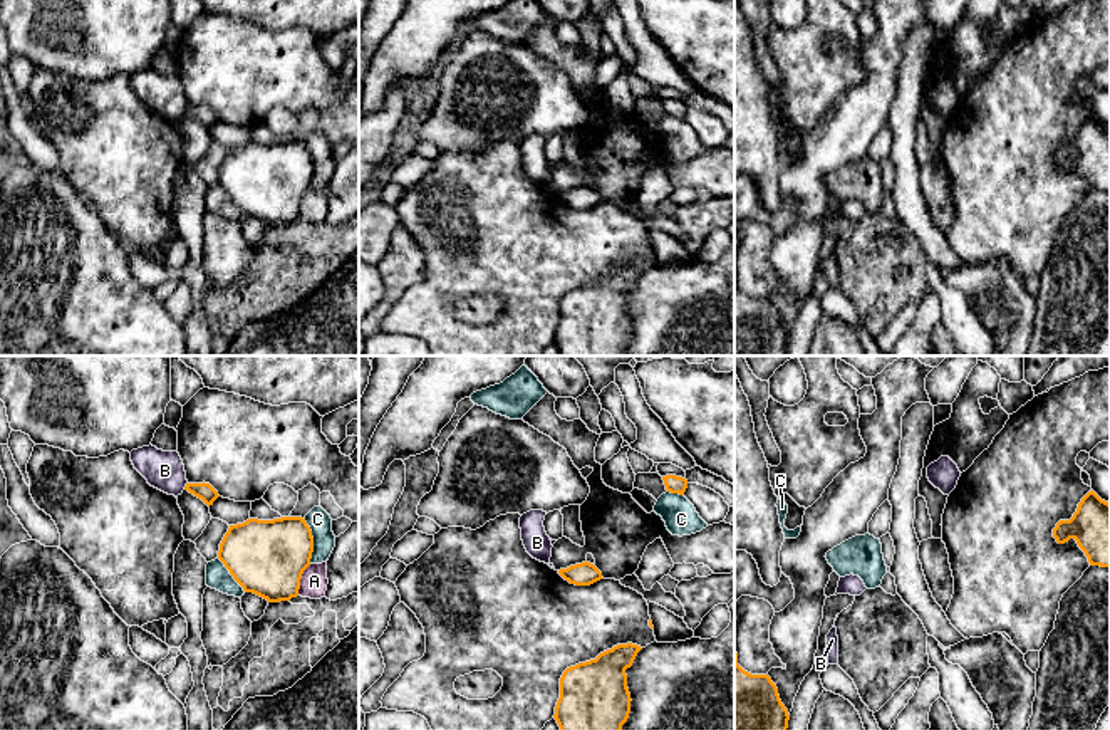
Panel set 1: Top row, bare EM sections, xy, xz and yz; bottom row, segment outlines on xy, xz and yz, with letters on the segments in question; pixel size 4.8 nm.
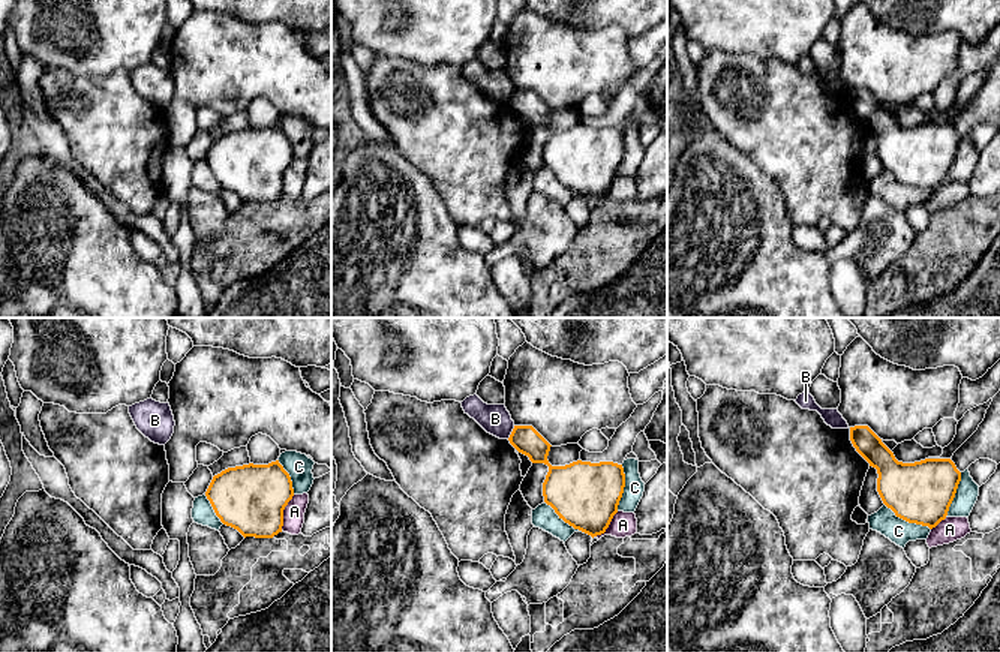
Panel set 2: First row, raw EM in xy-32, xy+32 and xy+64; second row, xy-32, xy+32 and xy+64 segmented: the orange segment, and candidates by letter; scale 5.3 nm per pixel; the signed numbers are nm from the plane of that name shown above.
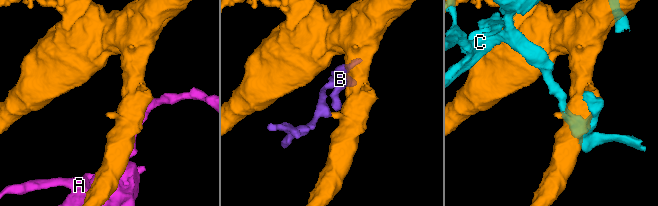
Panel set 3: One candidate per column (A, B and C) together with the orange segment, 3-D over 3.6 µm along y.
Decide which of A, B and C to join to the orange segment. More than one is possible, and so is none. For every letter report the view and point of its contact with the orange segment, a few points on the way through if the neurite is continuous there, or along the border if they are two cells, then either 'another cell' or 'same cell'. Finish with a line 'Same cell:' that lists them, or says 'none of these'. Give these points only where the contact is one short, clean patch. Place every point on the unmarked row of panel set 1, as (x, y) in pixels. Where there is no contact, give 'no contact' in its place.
A: xy (300, 202) | another cell
B: xy (186, 109) | along xy (186, 106), (183, 113) | another cell
C: xy (312, 165) | another cell
Same cell: none of these

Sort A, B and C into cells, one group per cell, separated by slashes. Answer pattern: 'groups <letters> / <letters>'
groups A / B / C

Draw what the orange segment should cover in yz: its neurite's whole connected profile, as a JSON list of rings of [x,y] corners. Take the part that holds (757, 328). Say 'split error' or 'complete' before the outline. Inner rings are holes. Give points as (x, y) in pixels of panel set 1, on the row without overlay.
complete | [[[734,270],[734,356],[786,356],[788,334],[768,299],[751,299],[738,289]]]

